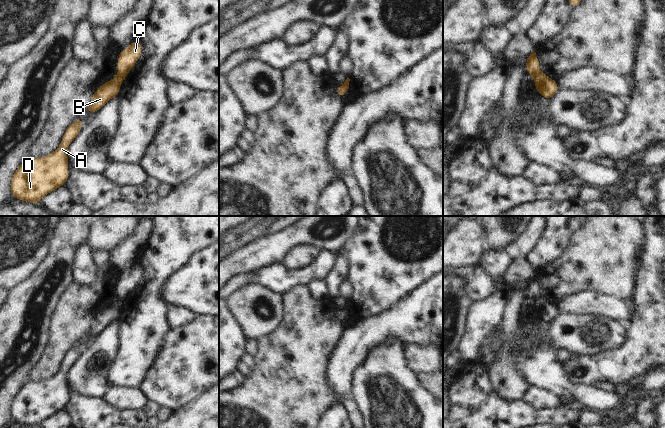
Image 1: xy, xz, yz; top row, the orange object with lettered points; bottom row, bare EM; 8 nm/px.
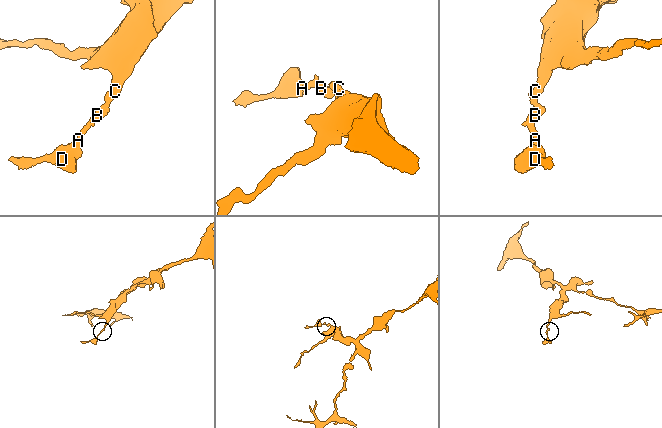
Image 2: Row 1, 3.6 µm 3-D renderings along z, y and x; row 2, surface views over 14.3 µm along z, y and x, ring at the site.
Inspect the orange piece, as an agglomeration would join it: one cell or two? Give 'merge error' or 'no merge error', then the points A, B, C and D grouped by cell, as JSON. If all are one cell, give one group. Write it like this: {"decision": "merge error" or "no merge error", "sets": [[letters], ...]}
{"decision": "merge error", "sets": [["A", "B", "D"], ["C"]]}

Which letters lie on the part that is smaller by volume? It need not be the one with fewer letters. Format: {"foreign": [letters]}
{"foreign": ["A", "B", "D"]}

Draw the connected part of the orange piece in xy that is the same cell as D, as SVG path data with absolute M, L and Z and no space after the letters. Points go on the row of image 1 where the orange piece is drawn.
M77 118L66 130L60 146L42 158L28 157L14 172L10 188L13 198L39 204L51 191L64 186L68 177L67 148L82 129L83 118Z

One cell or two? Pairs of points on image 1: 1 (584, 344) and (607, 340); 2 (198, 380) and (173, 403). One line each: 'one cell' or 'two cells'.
1: one cell
2: one cell

